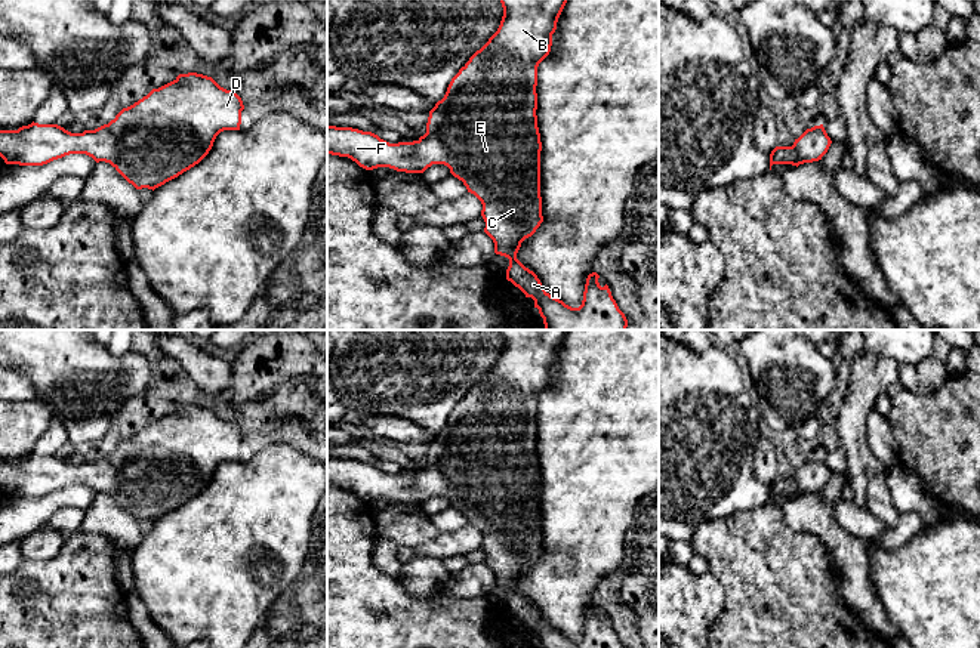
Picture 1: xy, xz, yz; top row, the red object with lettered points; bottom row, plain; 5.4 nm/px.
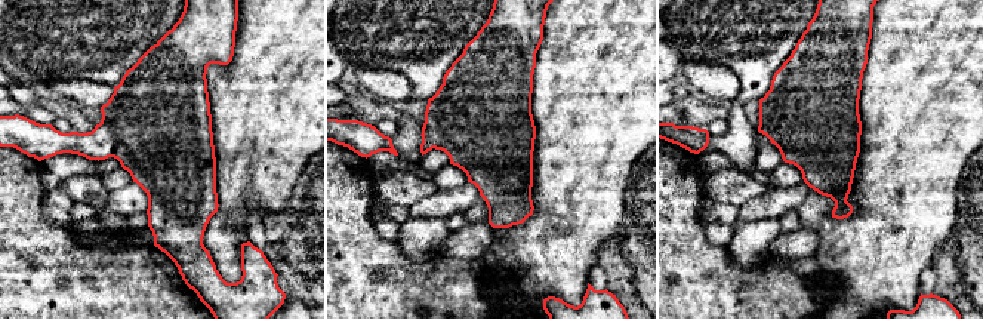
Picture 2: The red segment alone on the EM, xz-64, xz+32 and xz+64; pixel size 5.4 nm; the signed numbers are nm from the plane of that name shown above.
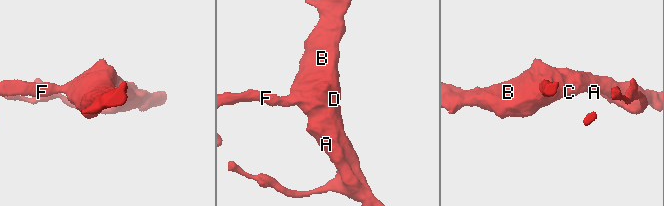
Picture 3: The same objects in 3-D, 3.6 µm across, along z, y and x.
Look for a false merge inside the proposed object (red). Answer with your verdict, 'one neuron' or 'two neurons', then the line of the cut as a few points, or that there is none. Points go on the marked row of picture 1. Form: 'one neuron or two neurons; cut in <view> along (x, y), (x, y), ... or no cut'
one neuron; no cut

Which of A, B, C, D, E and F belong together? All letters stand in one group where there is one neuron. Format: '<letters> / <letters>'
A B C D E F

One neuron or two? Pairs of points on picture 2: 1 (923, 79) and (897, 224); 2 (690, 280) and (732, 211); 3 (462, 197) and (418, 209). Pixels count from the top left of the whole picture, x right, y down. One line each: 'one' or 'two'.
1: one
2: two
3: one

